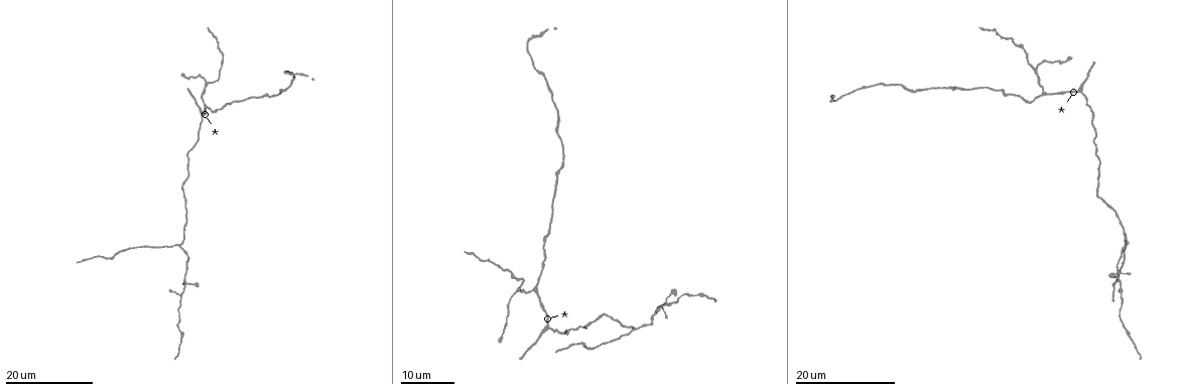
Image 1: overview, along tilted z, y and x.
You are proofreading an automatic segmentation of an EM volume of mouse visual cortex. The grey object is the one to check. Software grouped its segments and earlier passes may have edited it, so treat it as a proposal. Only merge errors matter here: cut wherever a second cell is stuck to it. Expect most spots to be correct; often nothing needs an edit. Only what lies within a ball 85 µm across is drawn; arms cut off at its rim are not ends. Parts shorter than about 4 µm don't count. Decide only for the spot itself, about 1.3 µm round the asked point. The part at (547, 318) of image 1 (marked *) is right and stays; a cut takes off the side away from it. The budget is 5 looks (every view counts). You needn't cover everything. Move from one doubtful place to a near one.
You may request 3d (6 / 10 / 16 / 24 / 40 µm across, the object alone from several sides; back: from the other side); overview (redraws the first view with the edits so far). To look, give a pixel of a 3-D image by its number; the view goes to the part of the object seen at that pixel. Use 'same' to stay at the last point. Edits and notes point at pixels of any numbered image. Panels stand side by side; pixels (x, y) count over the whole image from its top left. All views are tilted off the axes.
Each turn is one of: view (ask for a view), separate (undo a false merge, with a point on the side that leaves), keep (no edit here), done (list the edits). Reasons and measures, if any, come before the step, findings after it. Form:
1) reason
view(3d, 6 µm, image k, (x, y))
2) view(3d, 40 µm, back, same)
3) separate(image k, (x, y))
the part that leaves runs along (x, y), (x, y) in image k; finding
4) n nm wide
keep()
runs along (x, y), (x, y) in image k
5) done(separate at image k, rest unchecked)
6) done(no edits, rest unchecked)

three-way junction
view(3d, 16 µm, image 1, (206, 84))

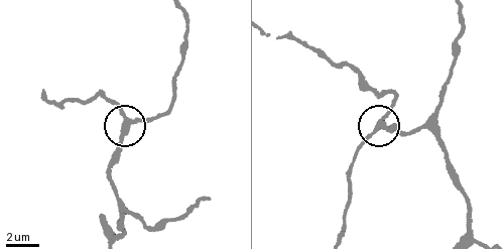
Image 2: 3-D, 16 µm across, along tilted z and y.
view(3d, 6 µm, image 2, (378, 123))

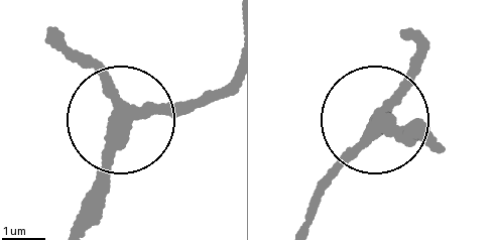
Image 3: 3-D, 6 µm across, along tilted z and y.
side arm 12 µm
keep()
runs along (87, 222), (99, 155), (124, 108), (63, 41) in image 3; all the same cell

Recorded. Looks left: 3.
three arms meet
view(3d, 24 µm, image 1, (206, 106))

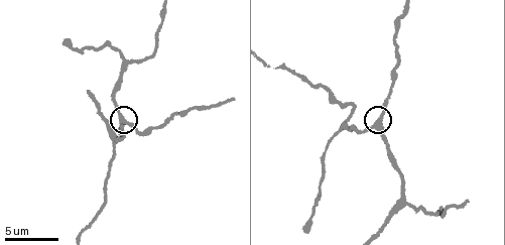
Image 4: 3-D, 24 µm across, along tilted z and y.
view(3d, 6 µm, image 4, (121, 116))

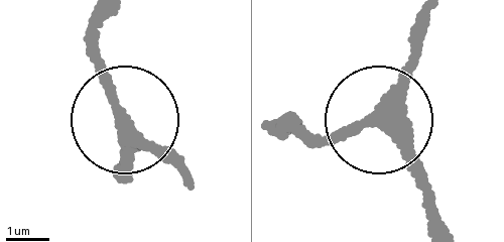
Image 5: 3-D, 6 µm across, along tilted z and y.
3 arms
keep()
all the same cell

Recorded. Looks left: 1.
done(no edits, rest unchecked)

